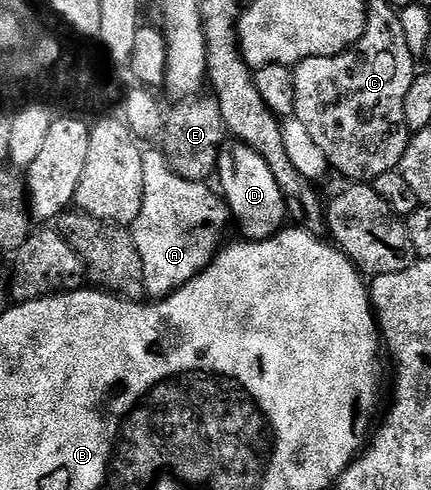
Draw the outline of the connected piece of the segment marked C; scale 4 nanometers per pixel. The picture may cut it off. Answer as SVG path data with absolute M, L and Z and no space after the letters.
M397 20L393 24L393 32L373 32L367 30L359 38L359 42L355 42L353 47L345 52L341 52L337 56L328 56L327 58L307 58L303 62L299 62L292 69L293 86L295 96L295 106L293 107L293 116L299 122L303 122L303 127L307 129L307 134L311 134L315 146L319 146L319 150L323 150L323 154L327 158L330 169L349 182L372 182L375 178L379 178L379 174L387 174L388 172L396 172L401 167L401 159L403 158L403 150L407 150L409 145L410 131L405 124L403 118L403 98L407 98L407 90L411 90L411 82L415 75L413 69L413 52L409 49L409 40L405 37L405 24L401 20Z

